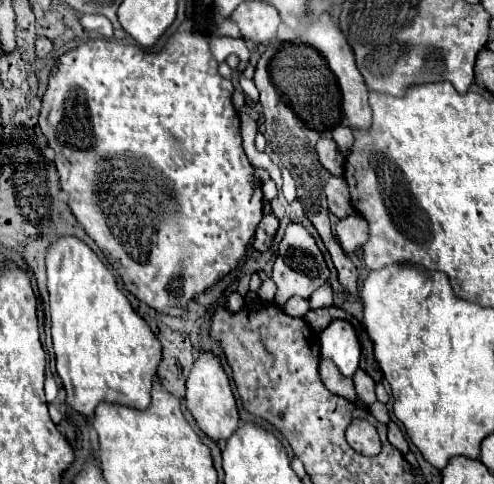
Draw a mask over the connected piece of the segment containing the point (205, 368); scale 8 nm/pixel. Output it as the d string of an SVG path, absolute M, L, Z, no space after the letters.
M201 351L191 367L191 373L189 373L185 385L187 385L187 409L195 417L201 431L207 437L211 437L213 441L231 437L231 433L237 431L239 415L237 415L237 405L235 405L229 377L227 377L219 357L211 351Z

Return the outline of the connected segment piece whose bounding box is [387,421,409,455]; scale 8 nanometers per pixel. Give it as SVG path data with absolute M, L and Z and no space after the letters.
M390 421L387 424L387 437L389 440L389 443L393 445L393 447L397 447L403 455L409 451L409 443L407 443L407 439L403 437L403 433L401 433L401 429L397 427L397 425L393 422Z

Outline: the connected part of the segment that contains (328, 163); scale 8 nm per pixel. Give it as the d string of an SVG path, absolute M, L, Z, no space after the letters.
M323 137L323 139L317 141L315 149L317 149L317 155L319 155L321 165L323 165L331 175L341 177L341 175L343 175L345 157L343 157L343 153L339 151L337 143L335 143L333 139L329 139L329 137Z

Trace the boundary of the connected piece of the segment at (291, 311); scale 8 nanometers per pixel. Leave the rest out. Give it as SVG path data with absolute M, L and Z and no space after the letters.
M291 297L291 299L285 303L283 311L285 311L287 315L293 315L293 317L303 317L303 315L309 311L309 305L307 305L307 301L301 299L301 297Z

